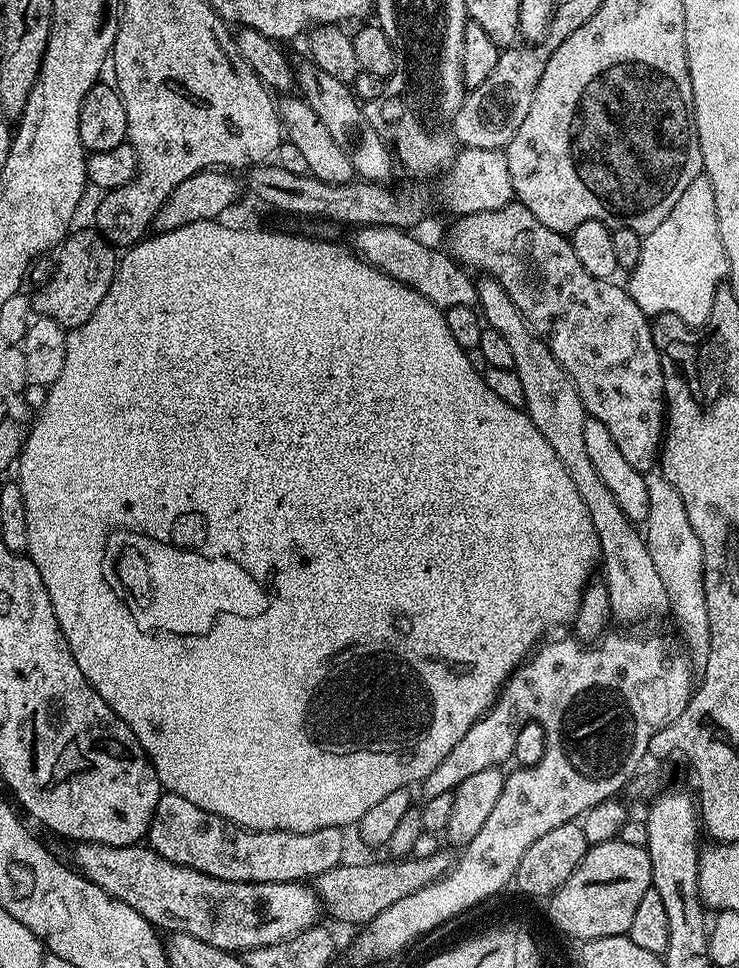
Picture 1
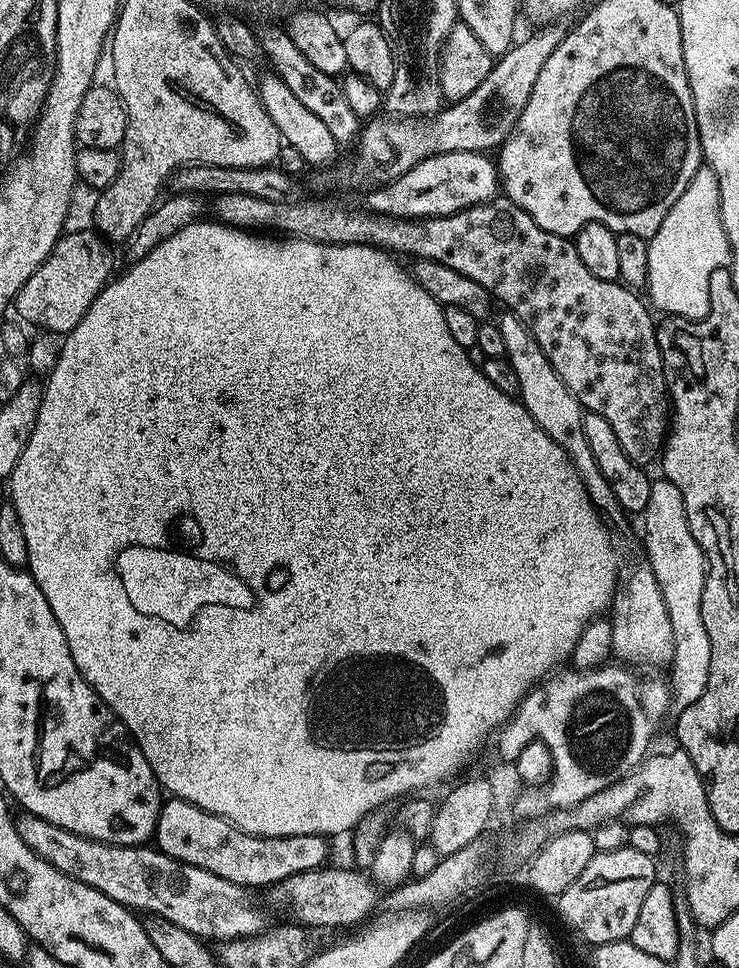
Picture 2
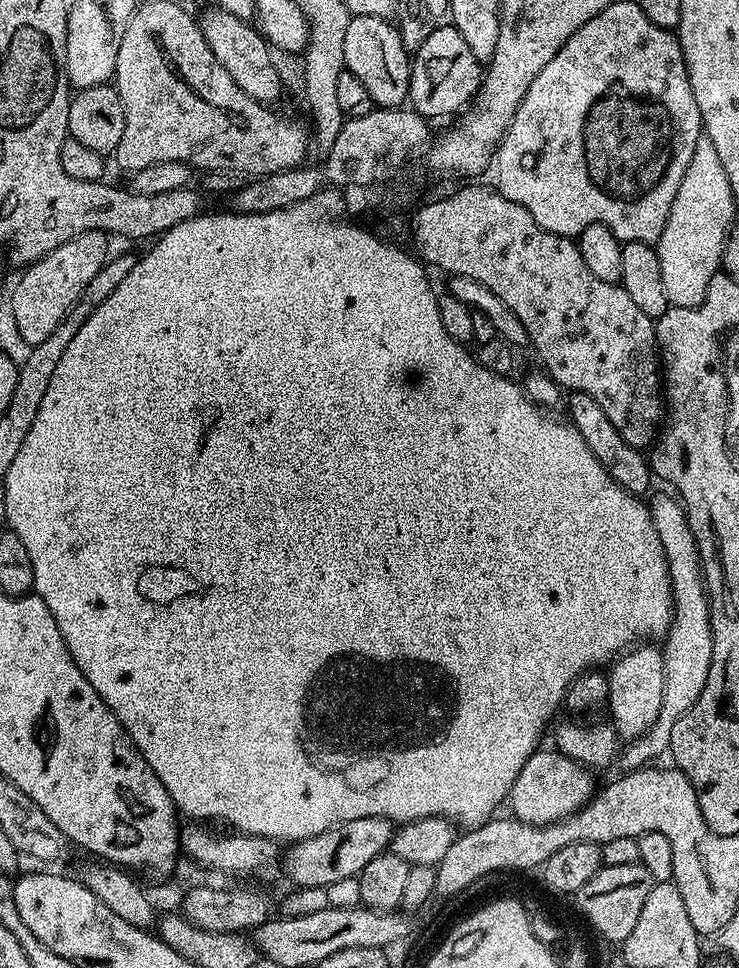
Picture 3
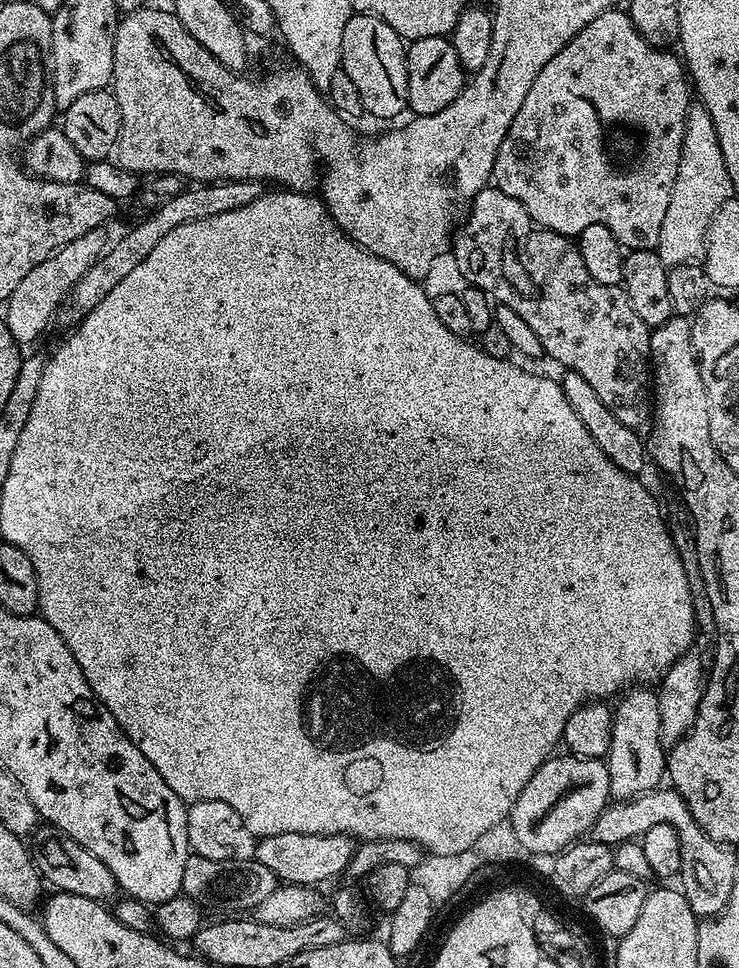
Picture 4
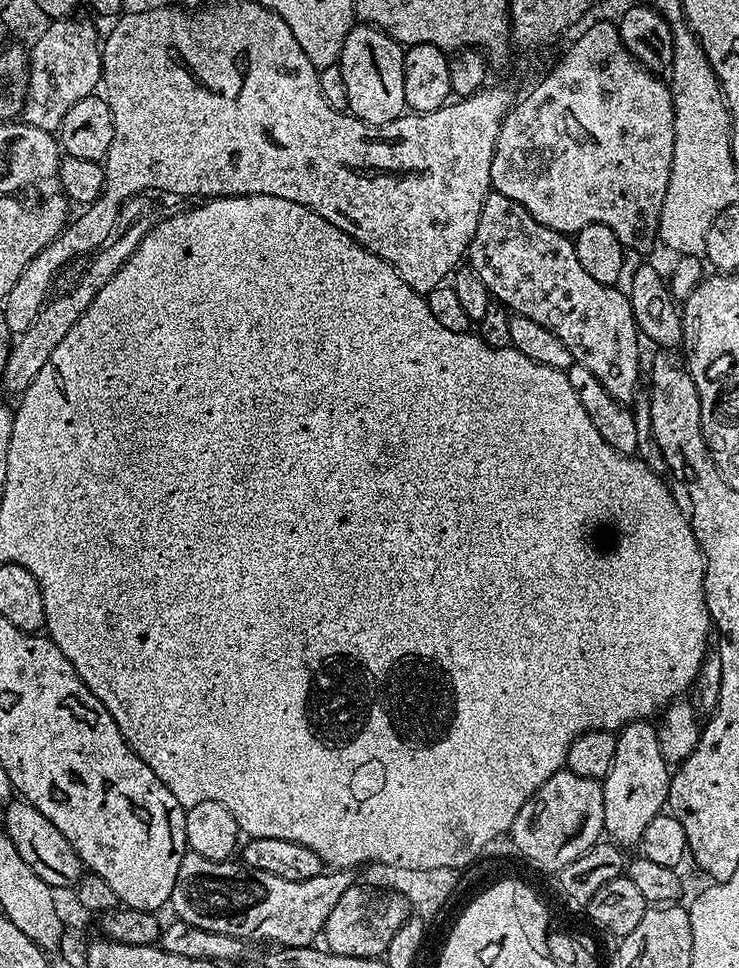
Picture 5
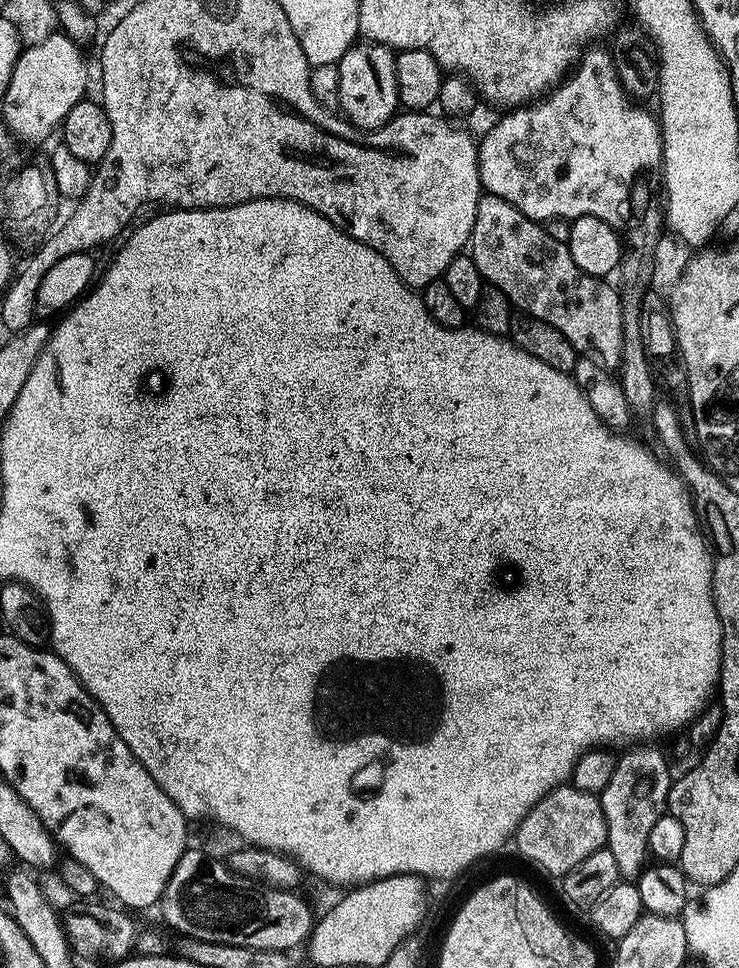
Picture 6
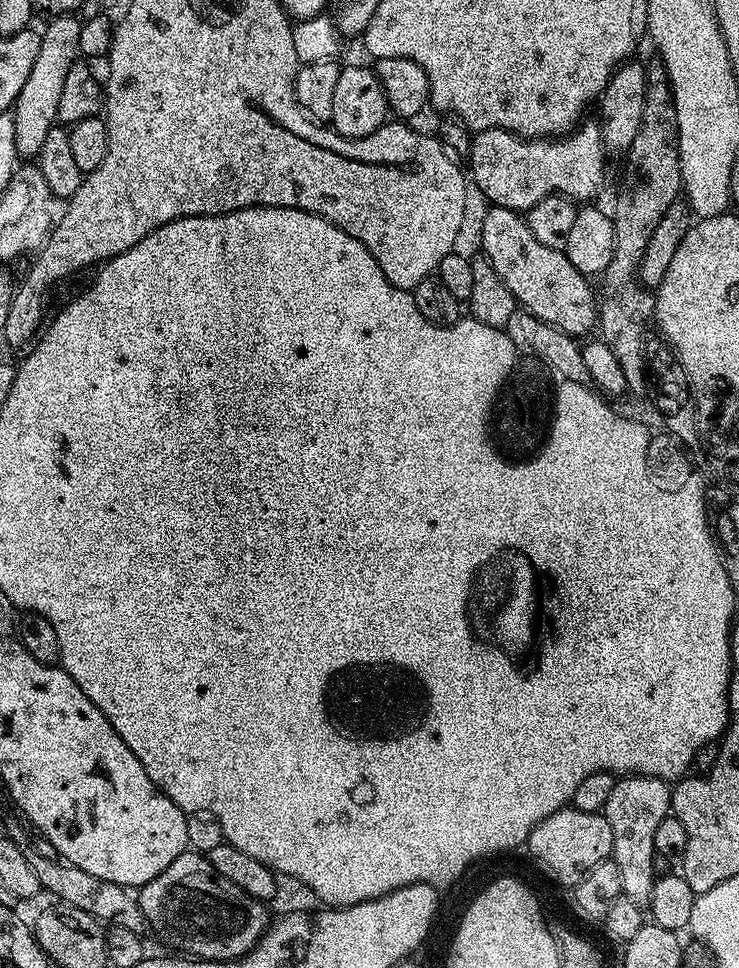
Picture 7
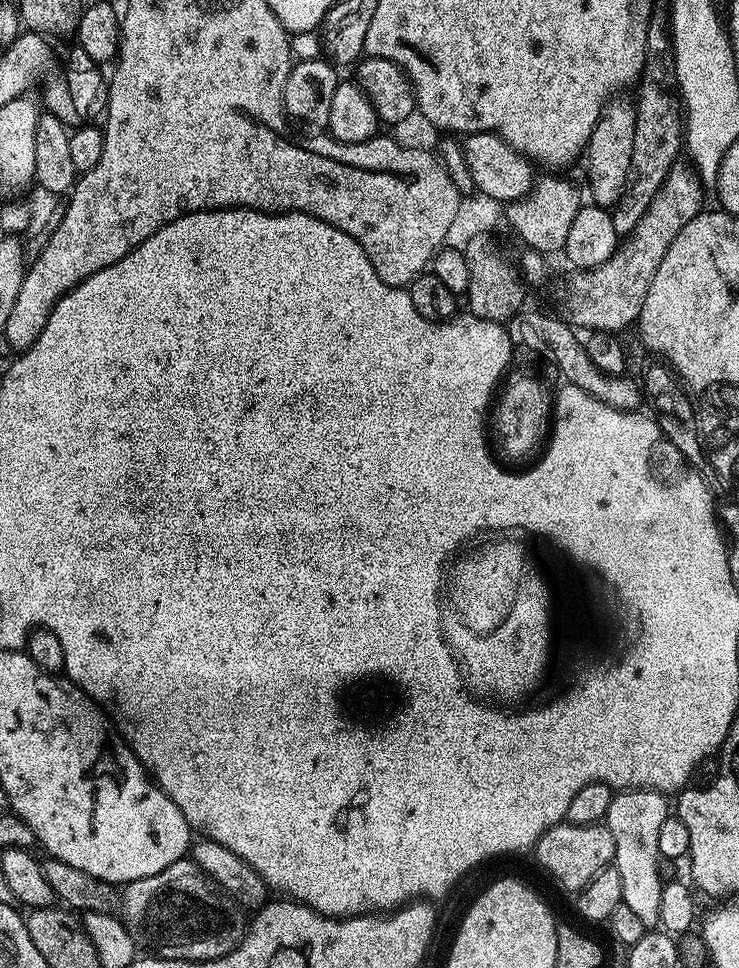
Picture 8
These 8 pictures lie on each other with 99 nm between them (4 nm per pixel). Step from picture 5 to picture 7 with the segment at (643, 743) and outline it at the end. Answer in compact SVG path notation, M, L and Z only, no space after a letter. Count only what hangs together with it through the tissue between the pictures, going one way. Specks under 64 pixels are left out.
M624 774L617 779L614 791L610 793L610 802L606 802L602 813L610 822L612 833L614 834L611 859L616 861L618 874L622 874L622 893L641 906L647 905L658 875L658 869L652 865L652 860L655 861L657 859L654 834L662 821L670 815L671 802L672 793L669 785L661 780L659 776Z

